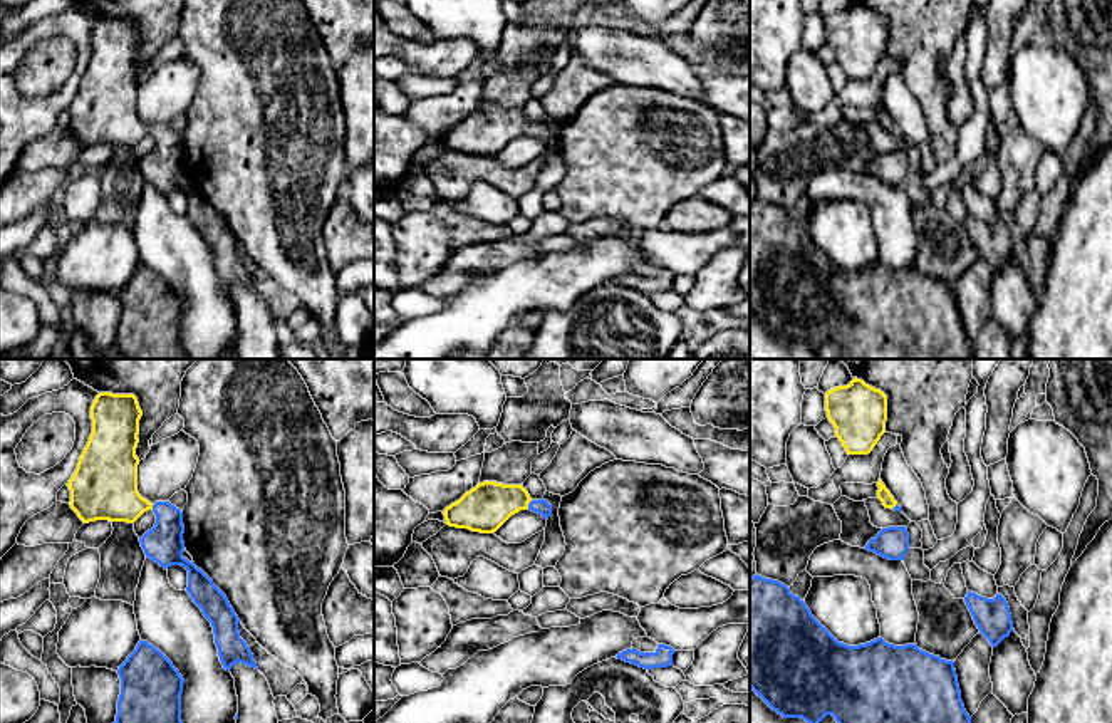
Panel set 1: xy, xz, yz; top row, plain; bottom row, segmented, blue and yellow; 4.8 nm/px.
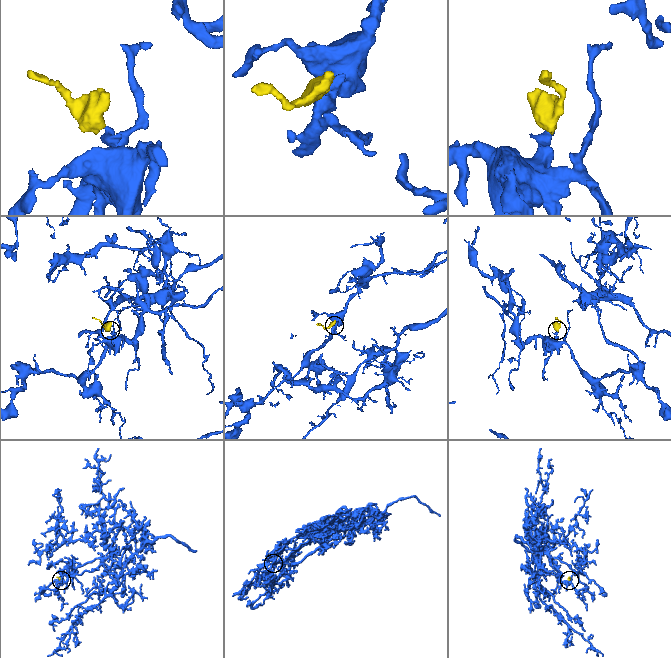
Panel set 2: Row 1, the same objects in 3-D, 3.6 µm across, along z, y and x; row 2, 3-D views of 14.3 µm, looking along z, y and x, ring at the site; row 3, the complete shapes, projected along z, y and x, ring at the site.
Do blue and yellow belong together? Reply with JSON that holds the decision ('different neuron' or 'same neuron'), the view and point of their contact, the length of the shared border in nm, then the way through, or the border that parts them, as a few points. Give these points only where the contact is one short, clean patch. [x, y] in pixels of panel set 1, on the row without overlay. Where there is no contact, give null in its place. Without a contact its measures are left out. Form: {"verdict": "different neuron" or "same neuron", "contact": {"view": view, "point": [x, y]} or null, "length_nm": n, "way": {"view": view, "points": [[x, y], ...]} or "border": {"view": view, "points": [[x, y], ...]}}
{"verdict": "same neuron", "contact": {"view": "xz", "point": [529, 128]}, "length_nm": 50, "way": {"view": "xz", "points": [[542, 131], [529, 128], [490, 128], [483, 133]]}}

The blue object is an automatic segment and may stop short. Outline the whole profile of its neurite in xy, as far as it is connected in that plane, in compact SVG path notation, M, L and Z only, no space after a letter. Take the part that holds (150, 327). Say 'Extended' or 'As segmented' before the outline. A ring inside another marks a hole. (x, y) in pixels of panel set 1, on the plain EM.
As segmented. M148 265L119 290L121 319L117 324L116 349L124 359L190 359L181 346L183 300L173 287Z

